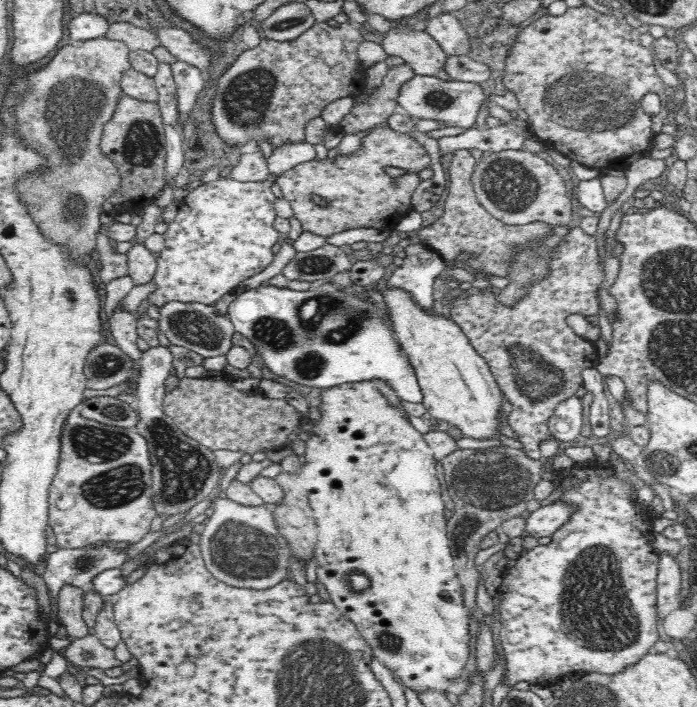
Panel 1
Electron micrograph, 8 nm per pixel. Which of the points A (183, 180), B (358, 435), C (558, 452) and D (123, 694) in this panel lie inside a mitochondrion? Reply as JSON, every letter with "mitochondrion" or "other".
{"A":"other","B":"other","C":"other","D":"other"}

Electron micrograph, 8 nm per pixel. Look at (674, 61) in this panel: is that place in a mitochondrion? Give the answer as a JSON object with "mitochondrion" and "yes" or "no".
{"mitochondrion":"no"}

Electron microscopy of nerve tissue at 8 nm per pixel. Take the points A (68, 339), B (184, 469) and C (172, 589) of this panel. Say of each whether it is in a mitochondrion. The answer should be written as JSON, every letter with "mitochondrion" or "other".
{"A":"other","B":"mitochondrion","C":"other"}

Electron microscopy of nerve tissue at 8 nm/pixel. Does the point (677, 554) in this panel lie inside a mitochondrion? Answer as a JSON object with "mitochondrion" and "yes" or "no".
{"mitochondrion":"no"}

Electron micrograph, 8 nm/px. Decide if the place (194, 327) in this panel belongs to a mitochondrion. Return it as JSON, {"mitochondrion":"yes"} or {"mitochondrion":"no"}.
{"mitochondrion":"yes"}

